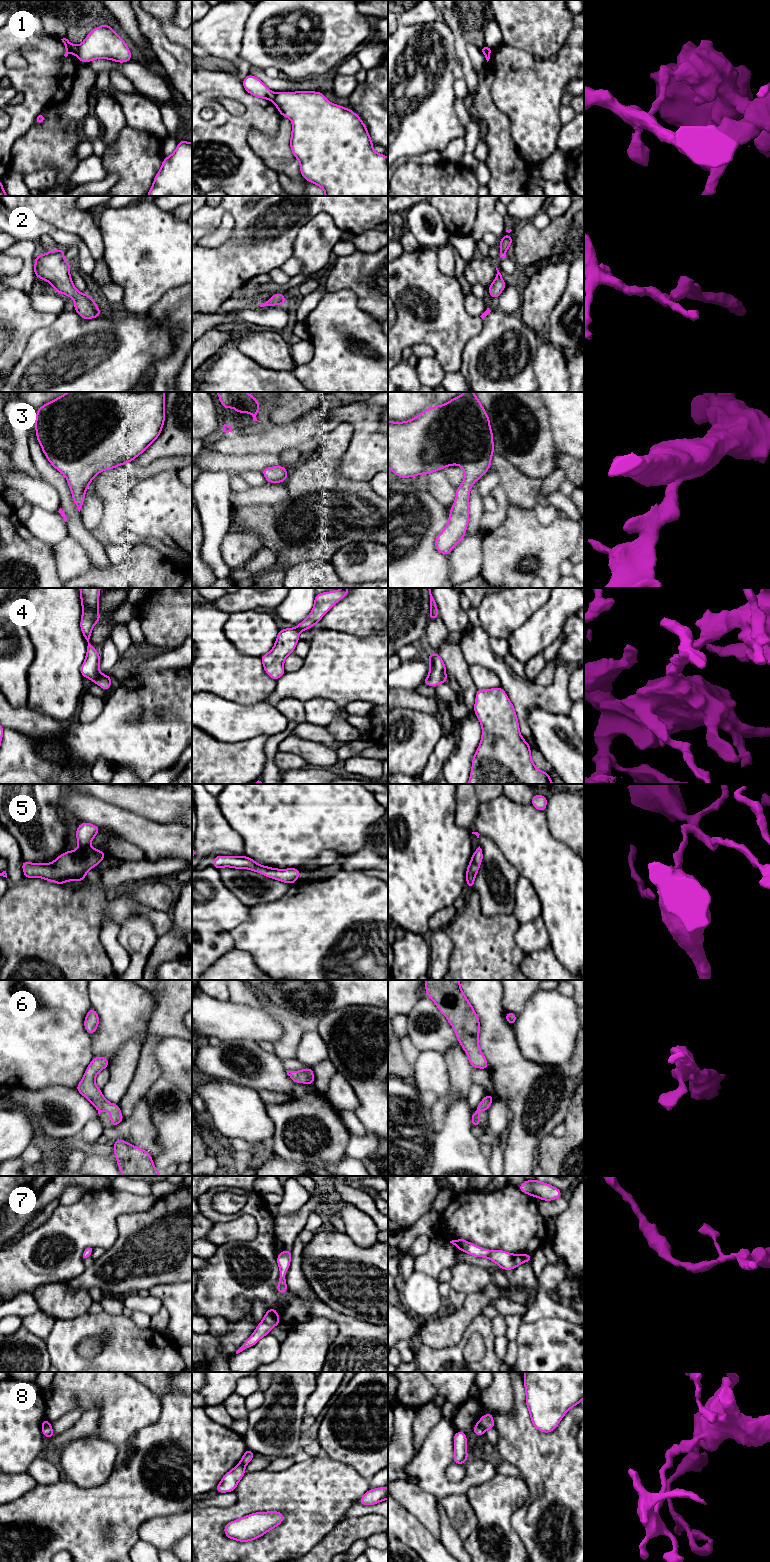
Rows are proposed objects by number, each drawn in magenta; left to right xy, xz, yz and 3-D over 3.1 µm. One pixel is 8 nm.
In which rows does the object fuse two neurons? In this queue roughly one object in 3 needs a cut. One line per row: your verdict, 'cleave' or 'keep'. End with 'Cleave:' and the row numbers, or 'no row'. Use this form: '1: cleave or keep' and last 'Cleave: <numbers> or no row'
1: cleave
2: keep
3: keep
4: keep
5: keep
6: keep
7: keep
8: cleave
Cleave: 1, 8

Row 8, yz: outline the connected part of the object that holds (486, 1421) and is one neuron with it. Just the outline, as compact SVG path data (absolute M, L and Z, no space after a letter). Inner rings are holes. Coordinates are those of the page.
M488 1412L487 1414L481 1416L479 1420L479 1424L482 1426L484 1430L490 1430L490 1429L495 1429L494 1417L491 1412Z

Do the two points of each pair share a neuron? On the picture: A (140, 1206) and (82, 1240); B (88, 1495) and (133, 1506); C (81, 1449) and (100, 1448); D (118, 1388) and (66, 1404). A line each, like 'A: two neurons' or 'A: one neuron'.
A: one neuron
B: one neuron
C: one neuron
D: one neuron

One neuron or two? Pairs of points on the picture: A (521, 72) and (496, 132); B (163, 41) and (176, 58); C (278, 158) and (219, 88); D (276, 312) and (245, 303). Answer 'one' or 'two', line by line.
A: two
B: one
C: two
D: two

